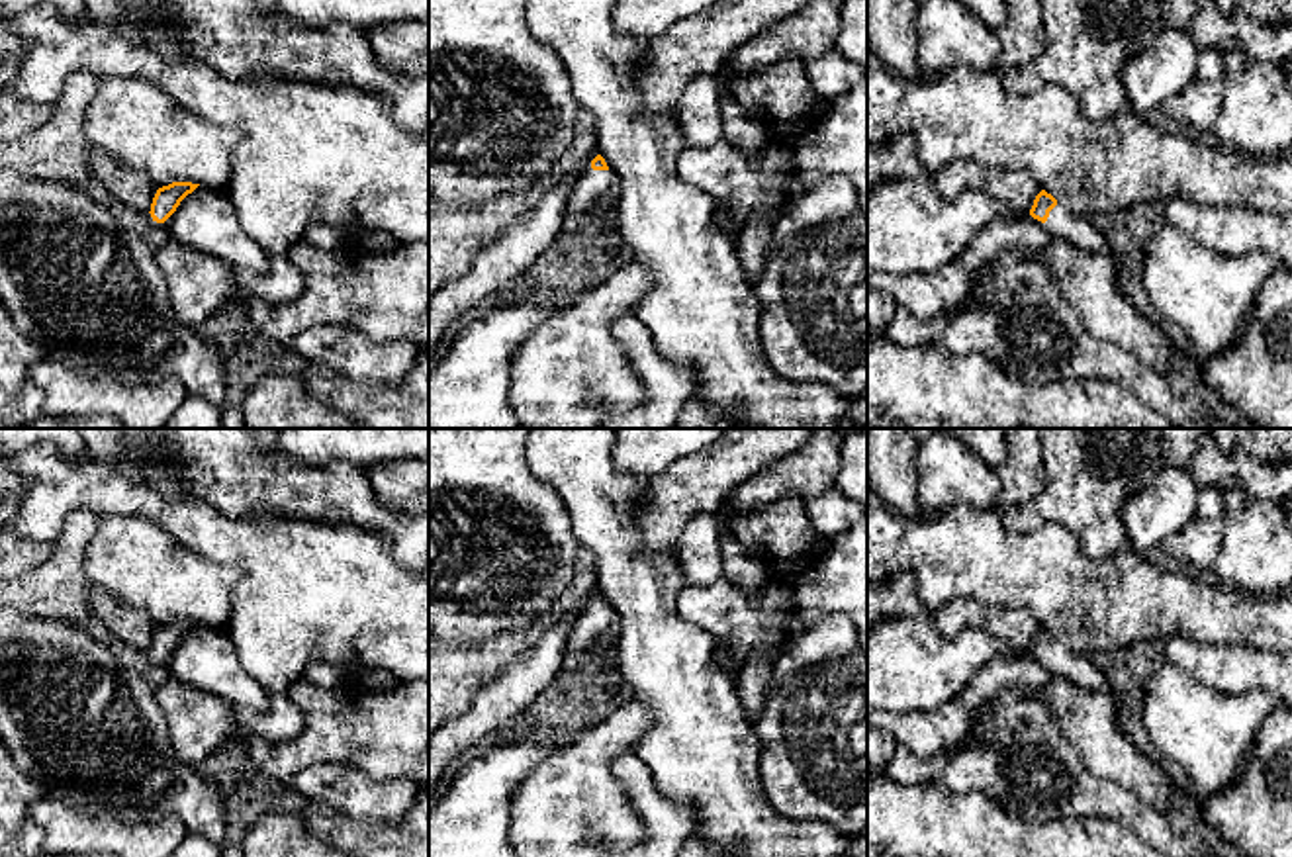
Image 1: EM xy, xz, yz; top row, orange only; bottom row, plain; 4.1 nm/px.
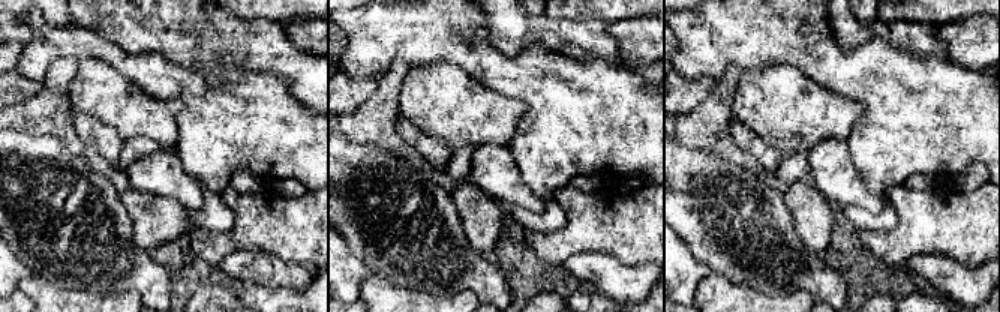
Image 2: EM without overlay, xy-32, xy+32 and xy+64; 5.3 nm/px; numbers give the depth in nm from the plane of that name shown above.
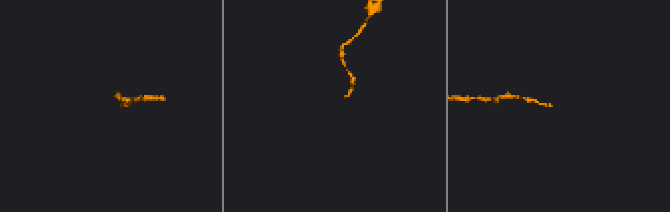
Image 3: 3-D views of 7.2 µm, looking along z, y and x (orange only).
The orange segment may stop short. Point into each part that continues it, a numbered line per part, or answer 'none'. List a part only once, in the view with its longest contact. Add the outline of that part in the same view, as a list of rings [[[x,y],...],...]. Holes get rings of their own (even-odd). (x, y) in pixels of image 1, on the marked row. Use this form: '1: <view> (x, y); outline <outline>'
1: yz (1061, 224); outline [[[1061,203],[1049,211],[1045,225],[1053,237],[1067,239],[1086,252],[1110,254],[1108,239],[1094,219],[1075,215]]]

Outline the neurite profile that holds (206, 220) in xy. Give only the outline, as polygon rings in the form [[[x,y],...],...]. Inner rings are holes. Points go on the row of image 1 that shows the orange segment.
[[[198,186],[164,221],[170,239],[180,245],[229,262],[237,272],[264,274],[268,254],[254,243],[221,190]]]

